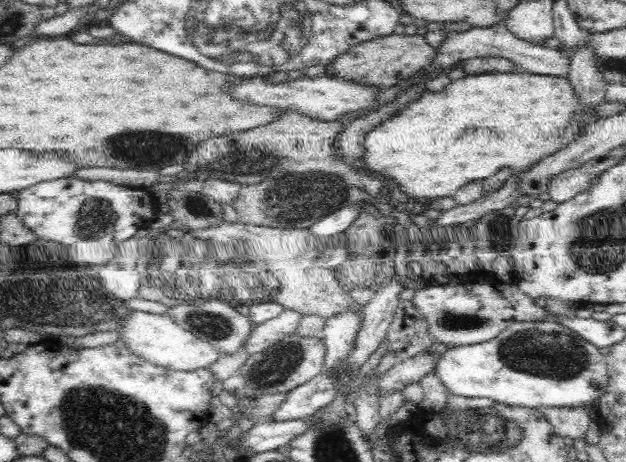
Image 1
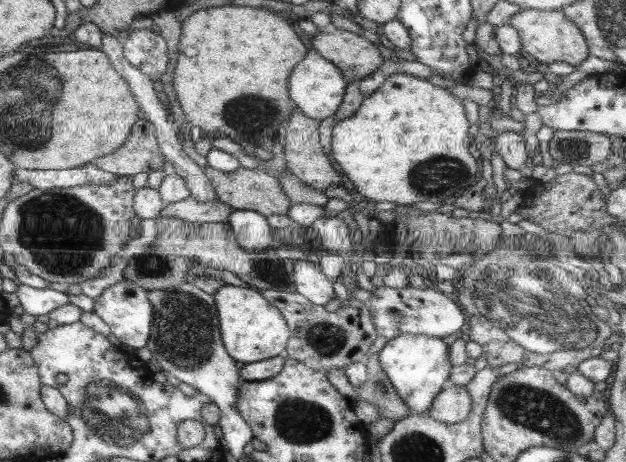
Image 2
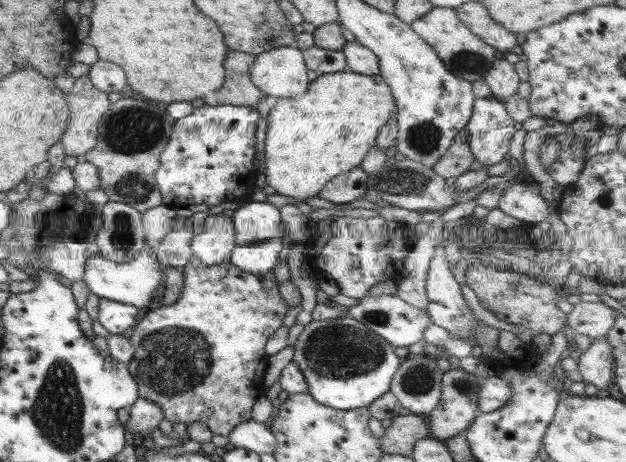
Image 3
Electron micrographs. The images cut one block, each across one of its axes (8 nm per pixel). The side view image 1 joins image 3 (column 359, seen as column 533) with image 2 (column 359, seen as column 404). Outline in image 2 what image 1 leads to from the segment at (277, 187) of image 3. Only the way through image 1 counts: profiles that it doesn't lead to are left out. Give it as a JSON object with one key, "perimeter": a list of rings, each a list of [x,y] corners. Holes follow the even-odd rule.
{"perimeter":[[[393,74],[364,98],[357,112],[332,124],[330,158],[368,202],[392,202],[403,206],[423,201],[448,202],[479,179],[479,161],[473,159],[467,149],[469,125],[461,102],[443,85],[435,86],[426,79],[407,74]]]}

